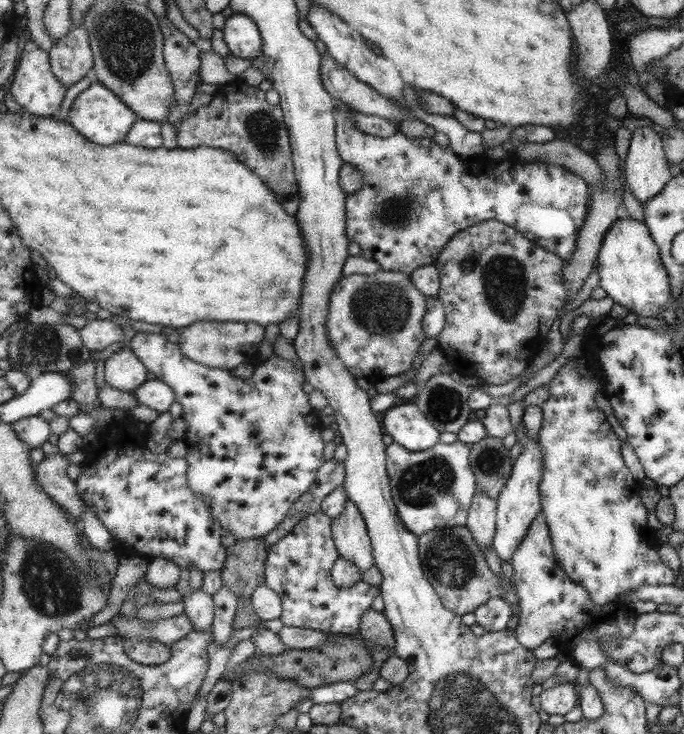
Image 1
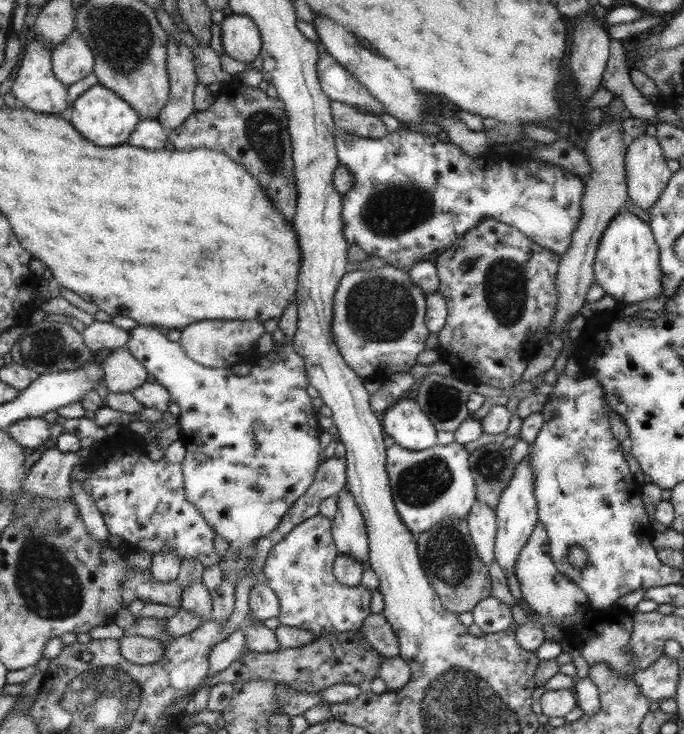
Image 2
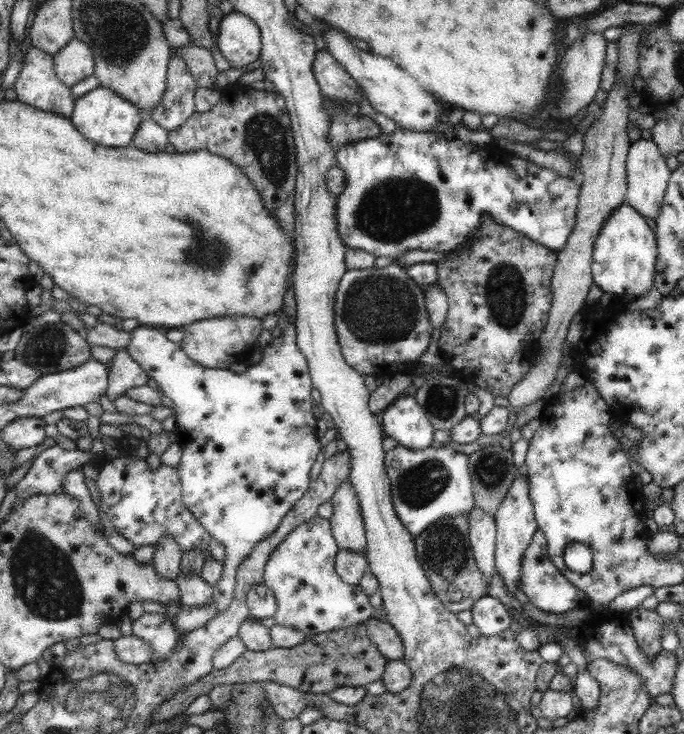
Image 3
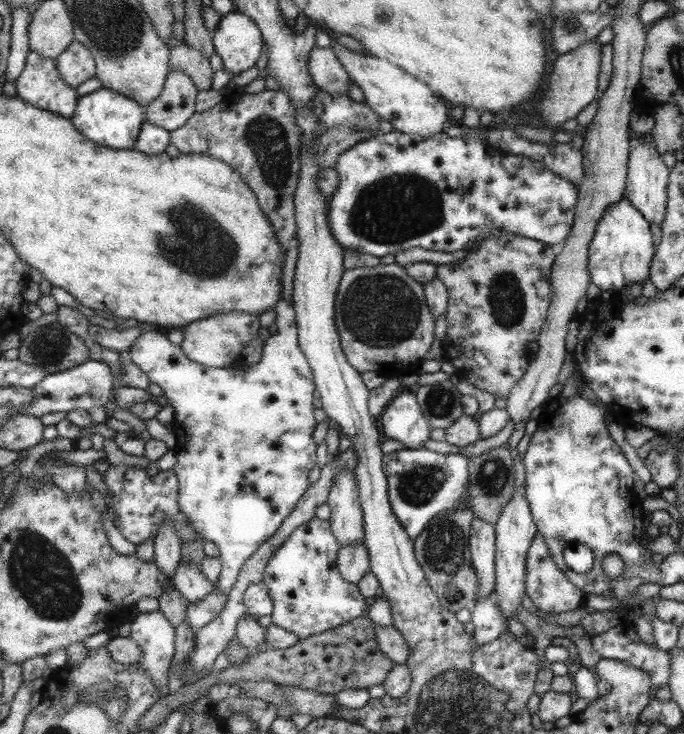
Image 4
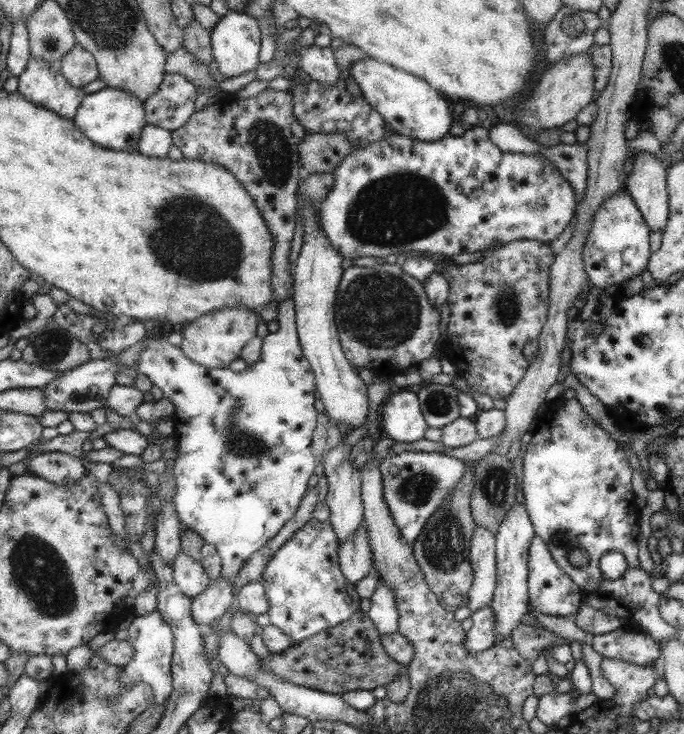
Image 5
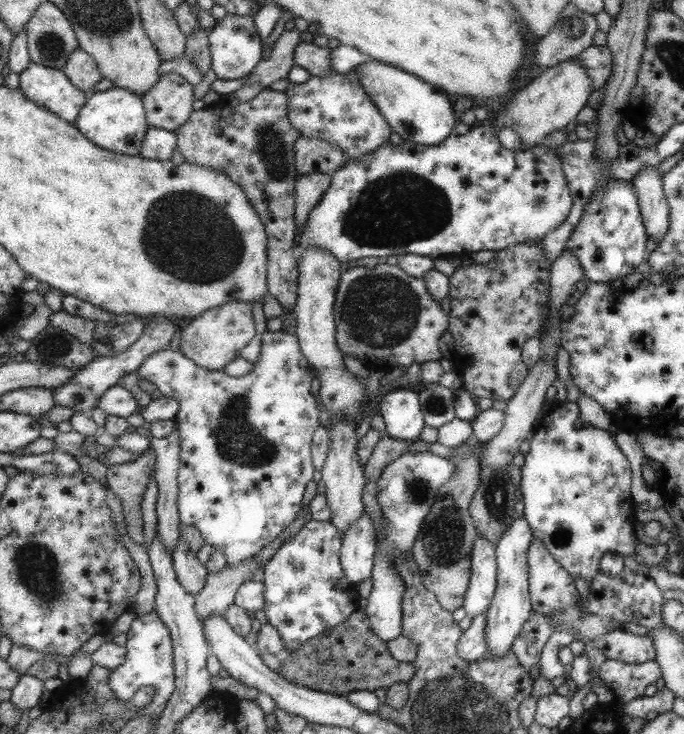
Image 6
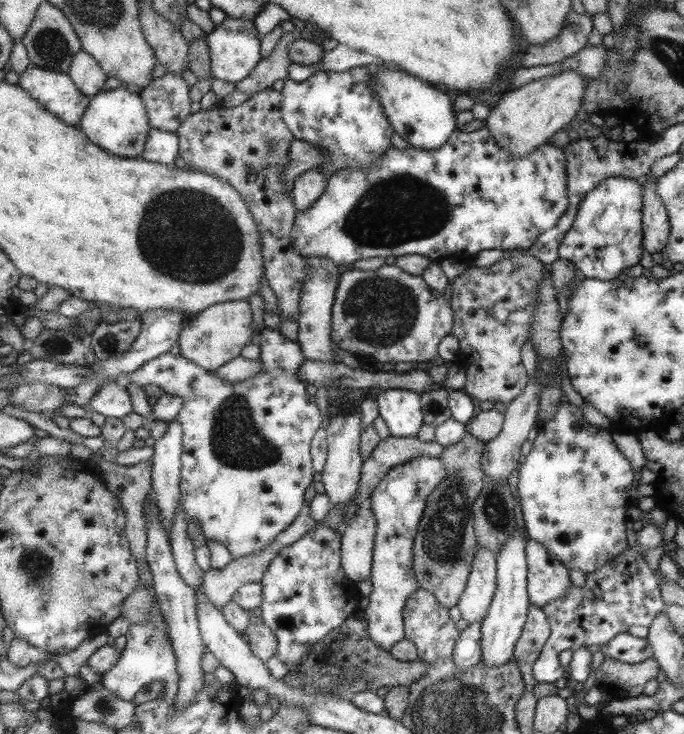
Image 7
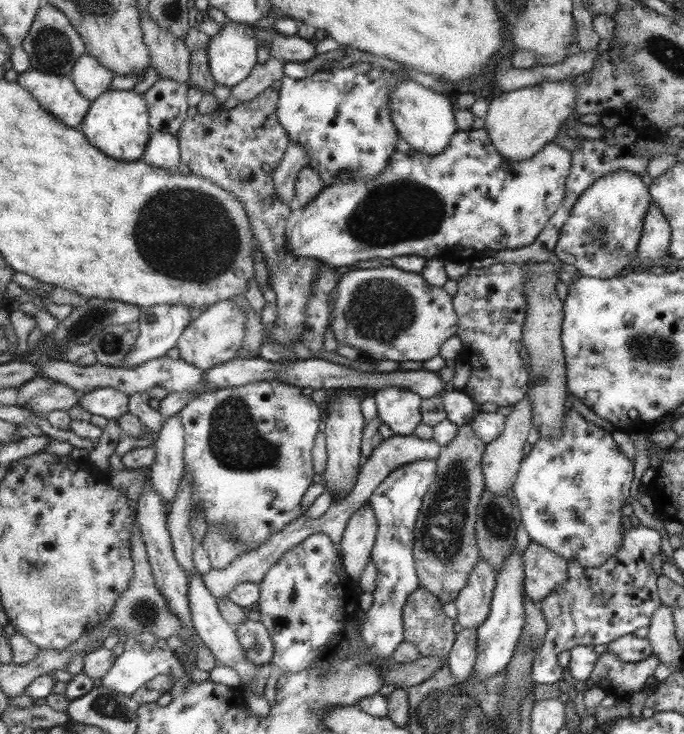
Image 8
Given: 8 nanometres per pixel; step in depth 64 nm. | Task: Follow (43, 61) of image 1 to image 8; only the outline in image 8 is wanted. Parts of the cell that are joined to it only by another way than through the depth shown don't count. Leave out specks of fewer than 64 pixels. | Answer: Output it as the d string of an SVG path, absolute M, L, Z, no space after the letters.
M31 68L20 73L17 82L30 89L42 107L69 128L79 128L90 110L90 100L74 87L69 76Z

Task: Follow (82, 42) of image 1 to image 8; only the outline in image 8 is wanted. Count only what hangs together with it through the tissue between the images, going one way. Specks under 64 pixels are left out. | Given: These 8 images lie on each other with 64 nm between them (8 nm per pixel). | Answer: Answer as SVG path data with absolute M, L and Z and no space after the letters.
M83 54L74 64L74 70L71 71L69 77L74 82L74 87L87 100L93 101L103 92L110 90L114 73L95 60L95 57Z

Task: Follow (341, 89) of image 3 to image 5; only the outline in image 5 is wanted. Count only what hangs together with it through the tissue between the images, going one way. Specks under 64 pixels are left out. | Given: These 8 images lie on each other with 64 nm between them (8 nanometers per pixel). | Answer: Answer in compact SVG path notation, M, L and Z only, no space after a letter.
M309 46L299 50L298 63L301 72L308 80L317 80L319 84L337 84L341 77L337 69L337 61L333 55L334 49Z

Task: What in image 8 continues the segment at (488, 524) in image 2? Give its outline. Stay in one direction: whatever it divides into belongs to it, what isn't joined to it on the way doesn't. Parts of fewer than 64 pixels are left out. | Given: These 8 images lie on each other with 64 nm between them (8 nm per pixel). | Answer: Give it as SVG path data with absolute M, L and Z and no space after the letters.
M481 555L470 572L466 586L454 600L457 609L455 620L464 629L477 628L490 614L490 602L495 588L494 572Z

